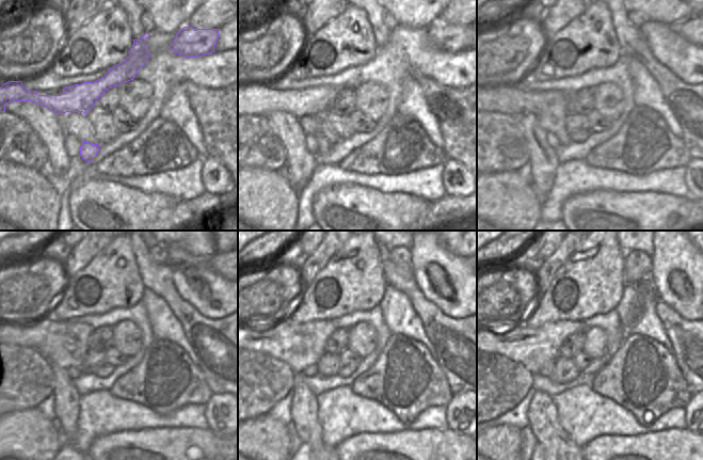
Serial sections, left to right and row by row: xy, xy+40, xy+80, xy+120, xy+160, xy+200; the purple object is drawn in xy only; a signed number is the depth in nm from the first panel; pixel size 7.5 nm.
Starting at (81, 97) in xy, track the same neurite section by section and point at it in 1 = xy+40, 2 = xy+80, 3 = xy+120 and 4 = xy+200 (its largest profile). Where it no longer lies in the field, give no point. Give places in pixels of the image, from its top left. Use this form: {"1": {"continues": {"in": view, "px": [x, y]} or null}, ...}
{"1": {"continues": {"in": "xy+40", "px": [260, 99]}}, "2": {"continues": {"in": "xy+80", "px": [501, 98]}}, "3": {"continues": {"in": "xy+120", "px": [66, 357]}}, "4": {"continues": {"in": "xy+200", "px": [534, 359]}}}

